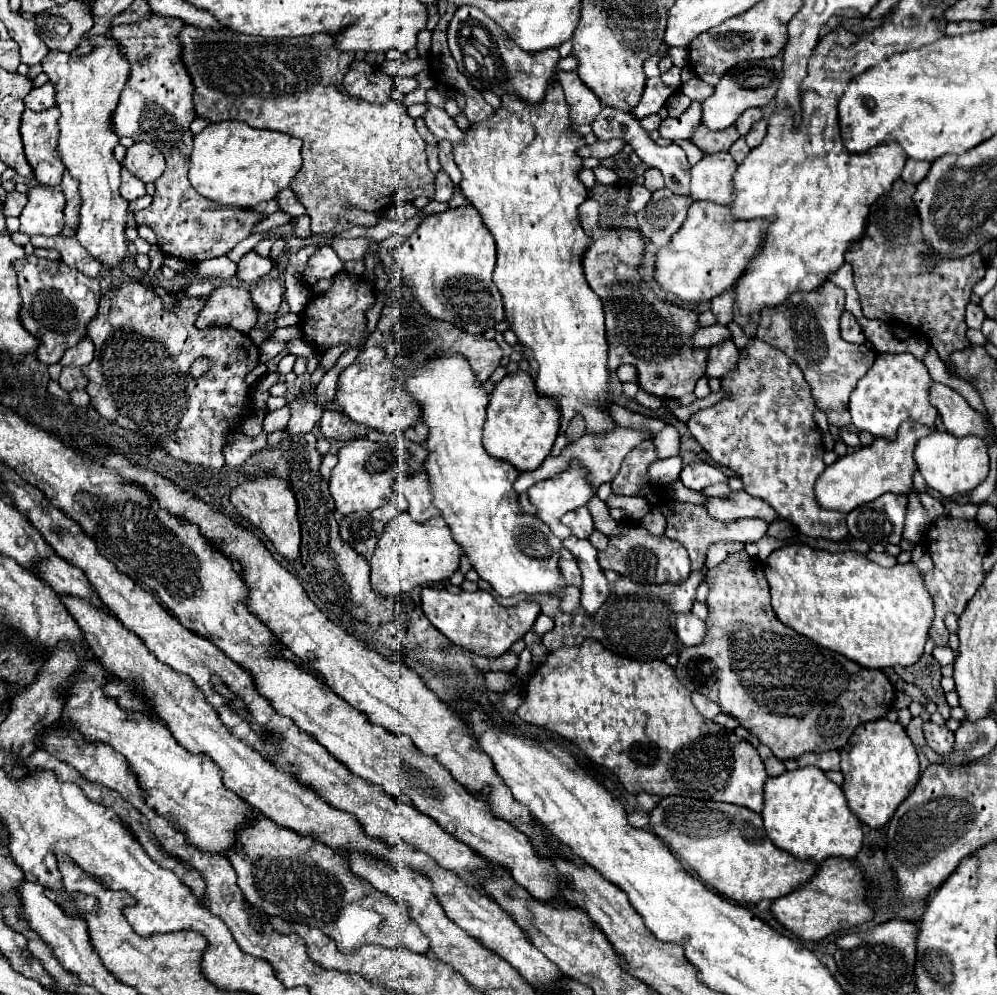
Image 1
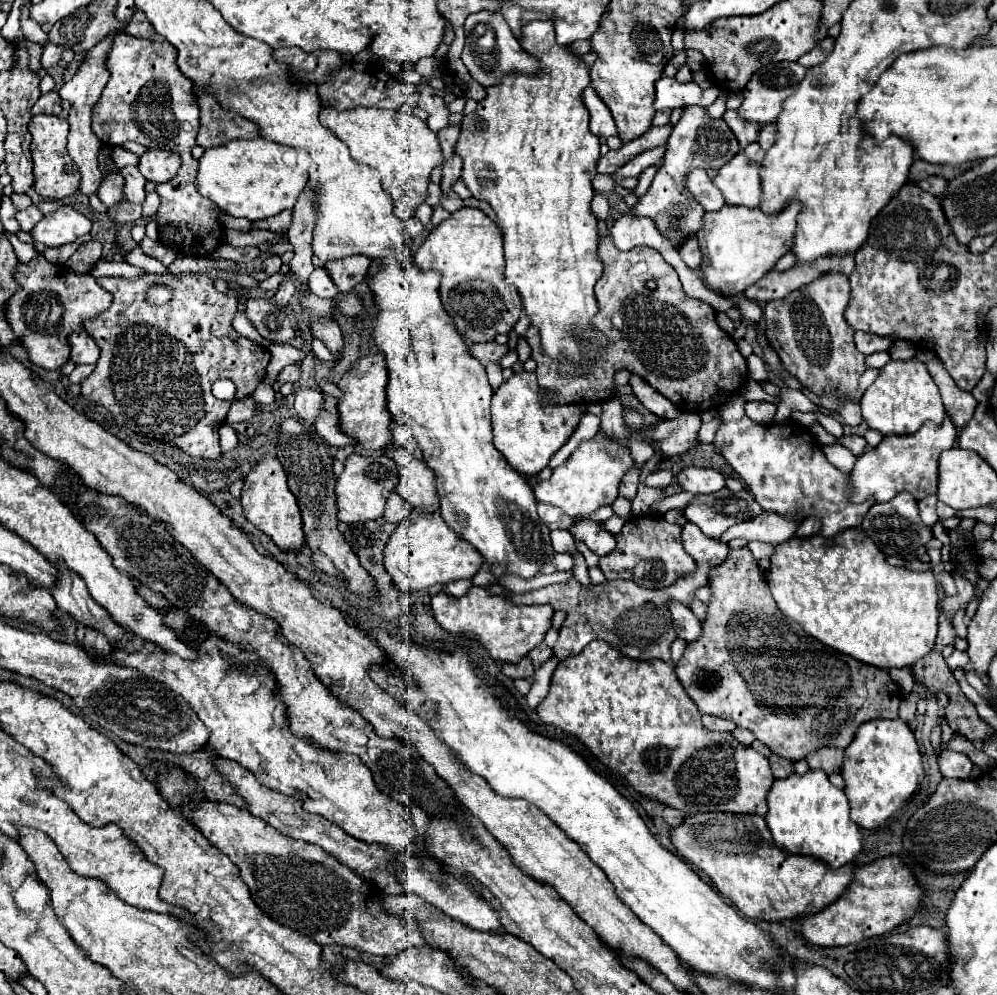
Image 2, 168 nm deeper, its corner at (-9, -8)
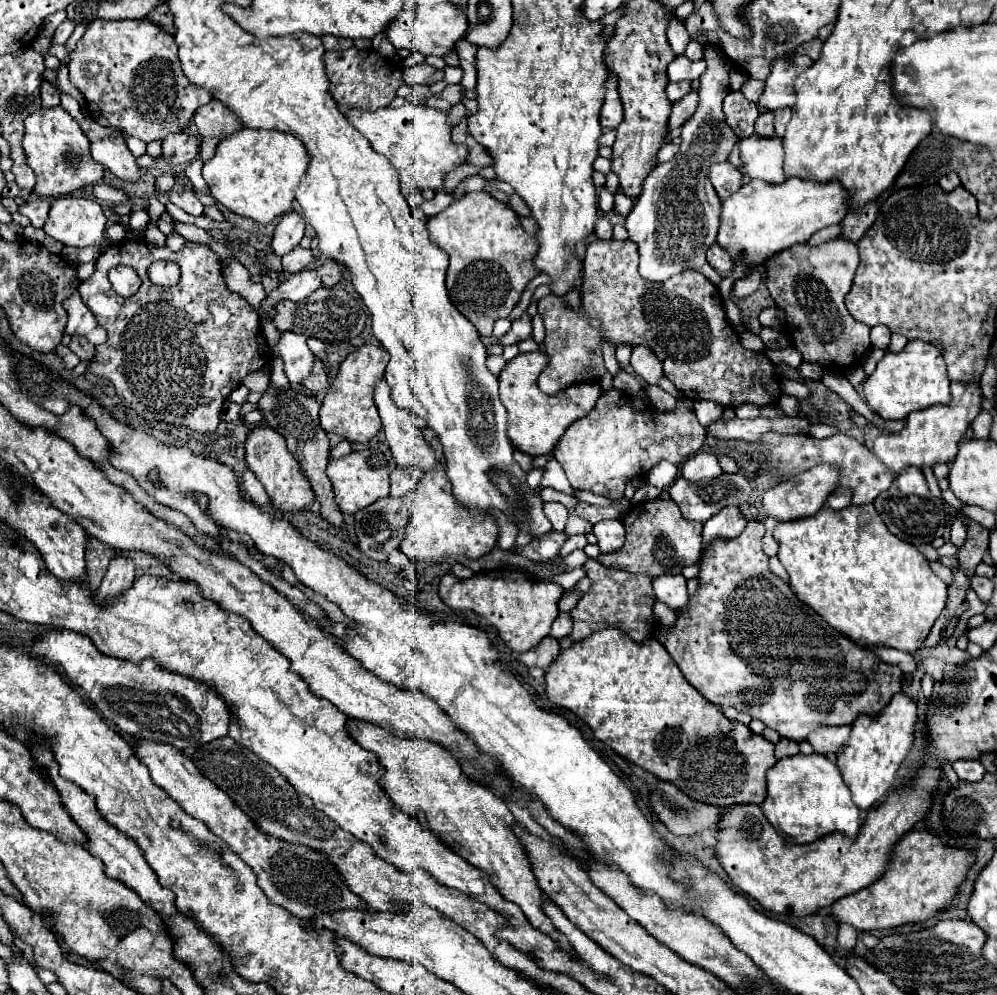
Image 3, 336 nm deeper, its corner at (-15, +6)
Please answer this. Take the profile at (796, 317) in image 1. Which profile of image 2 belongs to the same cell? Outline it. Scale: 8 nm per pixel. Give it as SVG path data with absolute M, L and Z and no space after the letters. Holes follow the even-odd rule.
M824 275L810 283L810 287L800 287L798 291L786 295L784 299L768 301L764 307L764 319L766 319L766 339L770 347L780 355L784 367L798 377L798 381L810 389L818 397L838 399L840 405L836 413L842 417L842 421L850 427L856 427L862 423L860 415L860 401L856 399L858 381L866 371L866 355L862 355L854 345L854 329L848 325L844 311L850 301L850 285L846 275Z

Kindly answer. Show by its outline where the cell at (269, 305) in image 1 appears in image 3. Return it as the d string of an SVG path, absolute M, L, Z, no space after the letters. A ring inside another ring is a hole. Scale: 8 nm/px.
M294 247L290 253L286 253L282 257L282 269L286 273L298 273L302 269L306 269L312 261L312 251L304 249L304 247Z

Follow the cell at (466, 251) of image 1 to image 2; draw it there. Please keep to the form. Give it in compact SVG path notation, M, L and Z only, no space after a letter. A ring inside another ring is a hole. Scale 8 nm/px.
M462 207L452 213L446 221L432 229L426 241L418 247L414 255L416 265L422 271L438 271L442 275L440 297L448 315L454 319L456 329L468 337L470 341L492 341L500 333L510 333L512 327L522 317L522 301L514 287L506 287L504 283L504 251L502 251L502 231L500 227L488 219L480 209Z

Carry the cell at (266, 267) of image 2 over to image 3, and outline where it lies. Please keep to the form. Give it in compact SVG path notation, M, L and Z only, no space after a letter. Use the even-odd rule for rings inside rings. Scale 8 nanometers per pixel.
M286 213L282 221L274 229L272 237L272 249L276 255L288 253L292 247L296 247L304 237L304 219L298 213Z

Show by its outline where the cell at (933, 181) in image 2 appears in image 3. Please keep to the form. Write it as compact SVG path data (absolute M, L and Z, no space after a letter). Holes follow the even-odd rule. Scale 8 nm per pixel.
M948 173L948 175L944 175L940 181L938 181L938 185L944 189L944 191L954 191L956 187L960 187L960 177L956 175L956 173Z

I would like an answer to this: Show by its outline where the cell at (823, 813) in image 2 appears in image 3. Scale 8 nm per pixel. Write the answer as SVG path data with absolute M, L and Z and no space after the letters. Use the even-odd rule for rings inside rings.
M820 753L794 755L780 759L768 773L768 795L760 805L772 827L794 843L814 843L816 839L840 831L856 837L860 829L860 809L854 805L848 785L842 781L838 767Z

